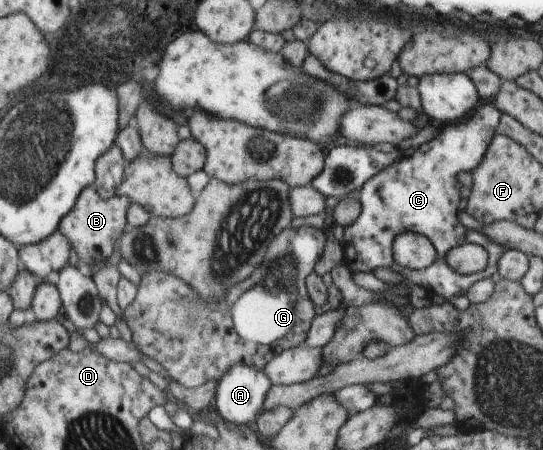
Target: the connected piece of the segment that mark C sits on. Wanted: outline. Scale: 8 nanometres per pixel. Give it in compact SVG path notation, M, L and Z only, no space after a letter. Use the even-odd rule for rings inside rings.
M482 103L468 115L467 121L444 124L439 133L426 144L422 143L410 158L400 159L395 165L387 166L382 173L375 174L366 182L357 196L361 204L361 215L356 222L345 226L342 242L344 263L350 272L372 272L375 268L392 268L402 274L409 282L424 287L432 294L441 294L452 303L456 294L465 294L476 282L490 278L499 268L500 257L508 249L478 231L464 228L458 218L460 186L458 172L472 172L480 165L491 144L492 136L499 126L500 112L490 104ZM413 232L428 237L437 250L437 259L424 270L409 269L399 265L393 257L394 239L402 233ZM464 243L479 244L488 253L484 270L469 275L454 272L447 265L446 253Z

